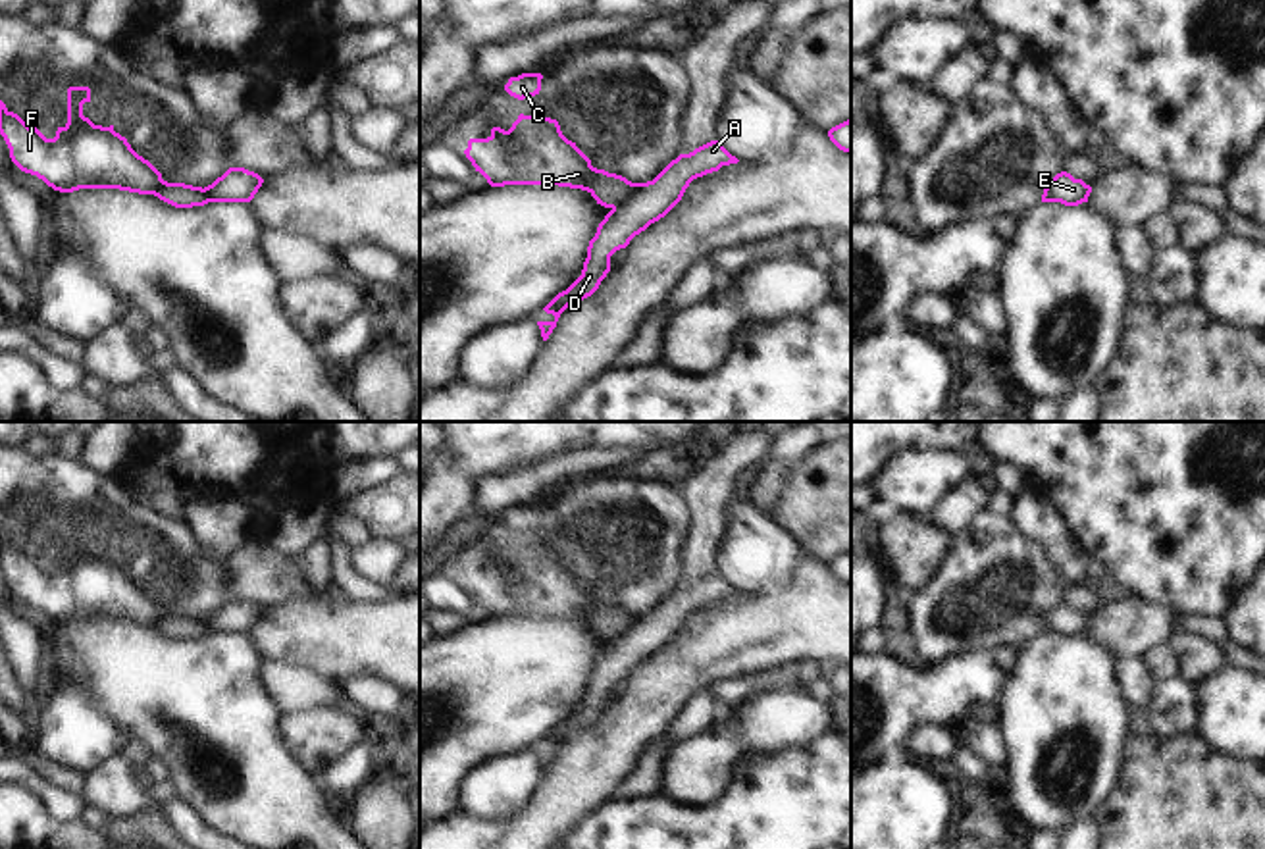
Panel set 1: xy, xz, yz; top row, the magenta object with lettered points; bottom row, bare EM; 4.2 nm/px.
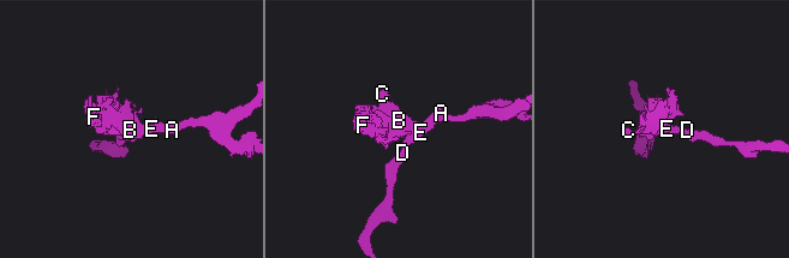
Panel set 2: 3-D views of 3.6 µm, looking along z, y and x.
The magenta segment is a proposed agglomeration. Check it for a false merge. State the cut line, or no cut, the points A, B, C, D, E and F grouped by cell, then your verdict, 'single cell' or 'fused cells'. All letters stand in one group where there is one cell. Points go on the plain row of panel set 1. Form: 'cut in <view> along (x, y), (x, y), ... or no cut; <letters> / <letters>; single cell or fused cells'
cut in xz along (651, 613), (613, 640); A D E / B C F; fused cells

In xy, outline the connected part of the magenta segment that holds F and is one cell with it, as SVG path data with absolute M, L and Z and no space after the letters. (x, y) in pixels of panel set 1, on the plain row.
M69 518L67 554L58 558L54 570L46 570L0 531L0 566L10 579L12 593L60 624L119 620L154 626L175 639L214 633L214 616L221 608L204 620L164 612L162 605L114 562L114 556L94 556L85 549L85 533L90 533L90 520Z

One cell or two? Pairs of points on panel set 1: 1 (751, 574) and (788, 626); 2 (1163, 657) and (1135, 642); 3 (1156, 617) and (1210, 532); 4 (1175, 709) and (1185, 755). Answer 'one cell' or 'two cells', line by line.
1: two cells
2: two cells
3: two cells
4: two cells

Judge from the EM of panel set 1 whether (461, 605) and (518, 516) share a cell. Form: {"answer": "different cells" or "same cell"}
{"answer": "different cells"}

